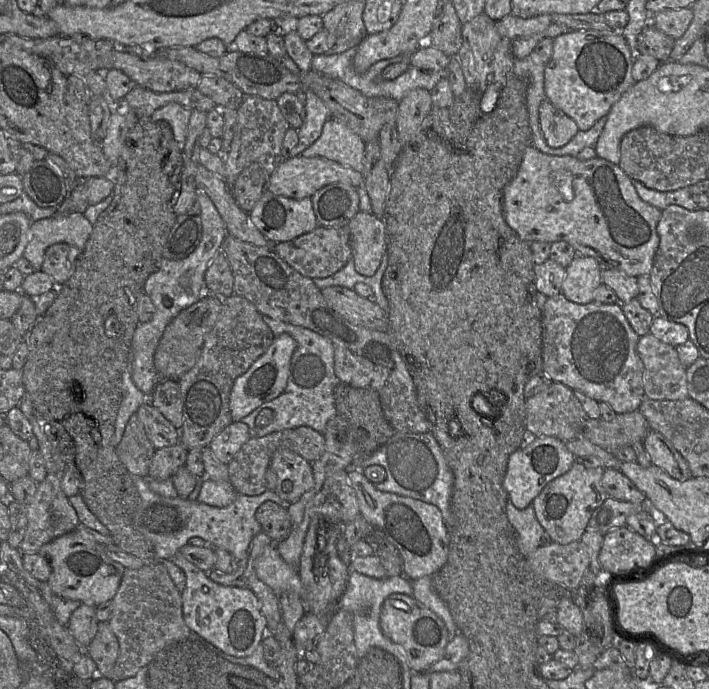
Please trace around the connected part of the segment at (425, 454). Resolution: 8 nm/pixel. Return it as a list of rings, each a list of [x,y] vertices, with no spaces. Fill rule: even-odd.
[[[396,431],[384,445],[369,457],[358,457],[351,468],[362,470],[368,465],[380,465],[385,469],[385,480],[374,484],[378,490],[414,498],[437,506],[448,530],[451,530],[451,495],[454,477],[440,445],[430,432]]]

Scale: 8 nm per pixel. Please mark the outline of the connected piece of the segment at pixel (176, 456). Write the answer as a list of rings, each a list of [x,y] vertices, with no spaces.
[[[180,443],[156,449],[151,459],[147,479],[163,480],[184,466],[188,450]]]

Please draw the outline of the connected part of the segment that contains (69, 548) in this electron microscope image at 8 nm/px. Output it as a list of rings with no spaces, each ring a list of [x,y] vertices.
[[[76,529],[46,543],[40,548],[38,554],[43,556],[51,566],[51,574],[46,583],[56,596],[93,606],[112,600],[125,571],[125,568],[121,564],[107,557],[103,552],[103,546],[91,535],[83,535]]]

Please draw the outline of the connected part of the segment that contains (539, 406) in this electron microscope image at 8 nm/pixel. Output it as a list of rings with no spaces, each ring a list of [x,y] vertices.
[[[551,382],[550,386],[526,399],[526,430],[538,437],[556,437],[563,442],[582,436],[590,421],[574,391],[568,386]]]

